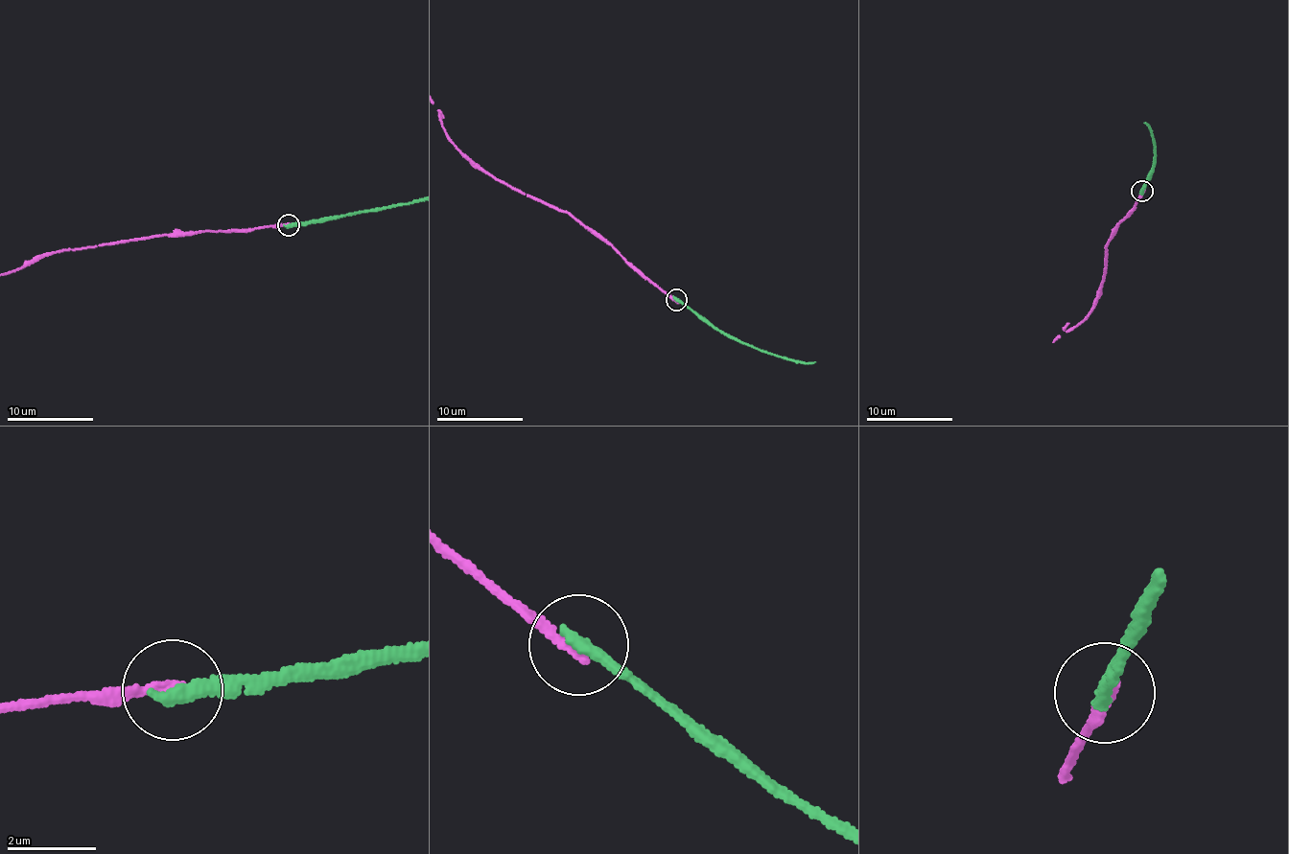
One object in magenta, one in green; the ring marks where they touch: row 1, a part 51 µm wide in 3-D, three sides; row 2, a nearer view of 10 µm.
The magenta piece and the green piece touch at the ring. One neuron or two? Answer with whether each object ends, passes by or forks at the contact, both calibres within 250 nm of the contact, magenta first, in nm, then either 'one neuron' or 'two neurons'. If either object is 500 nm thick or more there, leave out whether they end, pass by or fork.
magenta ends there; green ends there; 200 nm thick on the magenta side, 360 nm on the other; two neurons

